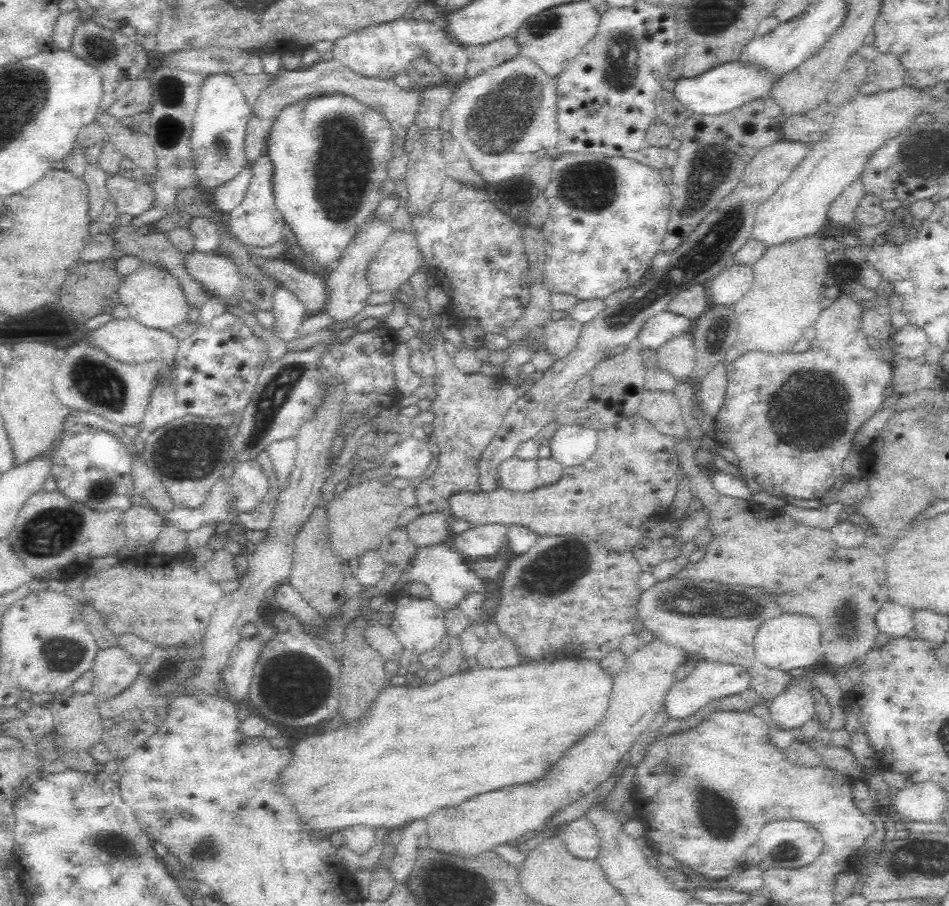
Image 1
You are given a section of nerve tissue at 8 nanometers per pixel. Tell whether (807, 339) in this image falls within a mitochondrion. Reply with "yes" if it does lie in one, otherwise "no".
no

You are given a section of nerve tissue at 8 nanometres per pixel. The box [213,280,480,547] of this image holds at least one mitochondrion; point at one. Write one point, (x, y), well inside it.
(272, 398)

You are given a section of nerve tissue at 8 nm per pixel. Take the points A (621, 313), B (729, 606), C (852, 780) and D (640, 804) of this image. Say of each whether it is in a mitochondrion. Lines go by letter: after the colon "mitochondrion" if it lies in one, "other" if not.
A: mitochondrion
B: mitochondrion
C: other
D: other

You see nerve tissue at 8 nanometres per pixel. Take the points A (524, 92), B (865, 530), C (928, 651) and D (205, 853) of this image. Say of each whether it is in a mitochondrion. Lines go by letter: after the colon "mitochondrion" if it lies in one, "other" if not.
A: mitochondrion
B: other
C: other
D: mitochondrion

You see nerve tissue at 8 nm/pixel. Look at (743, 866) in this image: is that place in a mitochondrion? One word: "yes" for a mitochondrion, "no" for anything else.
no

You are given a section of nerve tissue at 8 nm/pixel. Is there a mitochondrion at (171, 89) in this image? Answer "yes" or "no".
yes

